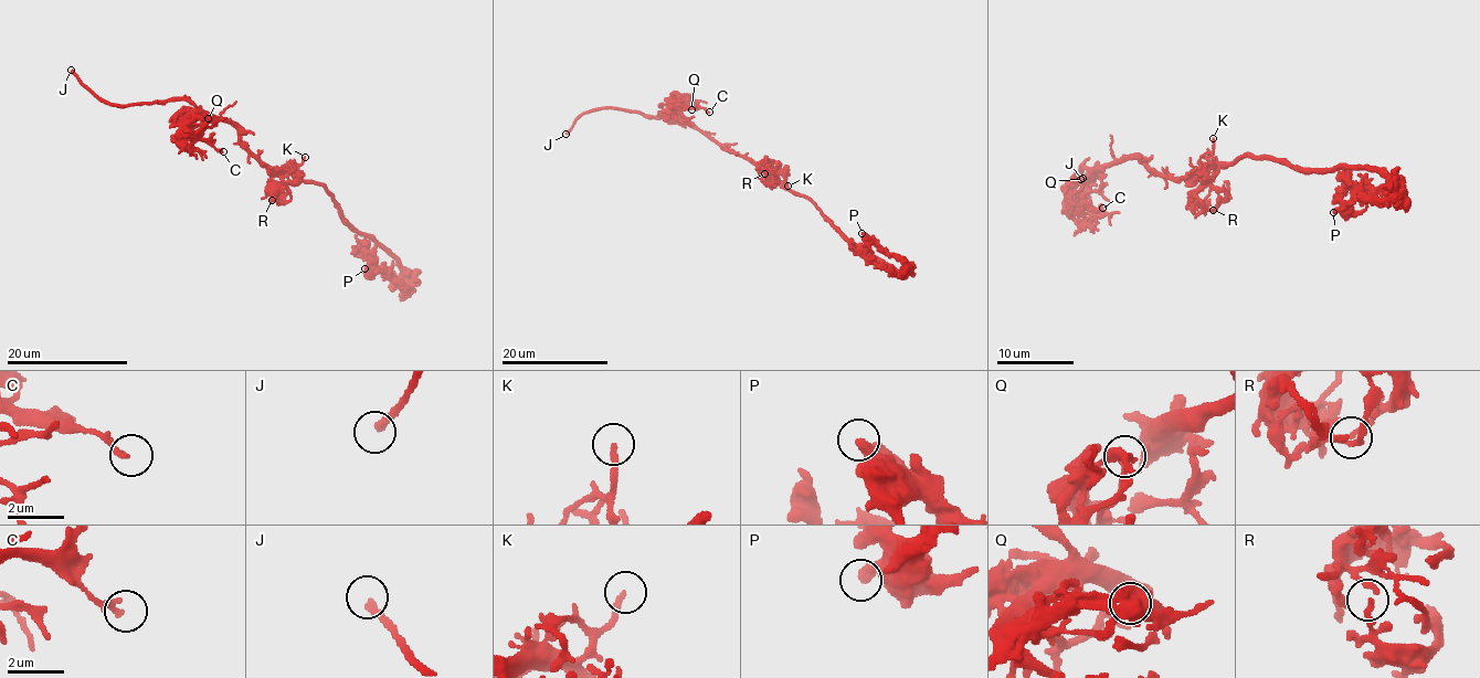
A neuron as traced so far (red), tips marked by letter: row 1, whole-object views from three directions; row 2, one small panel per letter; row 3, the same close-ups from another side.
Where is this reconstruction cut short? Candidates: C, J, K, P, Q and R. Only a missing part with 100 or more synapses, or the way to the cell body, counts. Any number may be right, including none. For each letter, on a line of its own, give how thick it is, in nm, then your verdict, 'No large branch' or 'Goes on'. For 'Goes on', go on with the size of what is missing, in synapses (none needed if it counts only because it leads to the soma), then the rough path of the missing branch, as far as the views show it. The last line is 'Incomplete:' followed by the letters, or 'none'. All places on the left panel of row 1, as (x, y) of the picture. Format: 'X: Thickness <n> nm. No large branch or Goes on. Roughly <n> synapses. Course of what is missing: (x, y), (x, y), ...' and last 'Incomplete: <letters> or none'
C: Thickness 220 nm. No large branch
J: Thickness 240 nm. Goes on. Course of what is missing: (71, 70), (40, 31), (36, 13), (30, 8), (21, 43), (11, 45)
K: Thickness 200 nm. No large branch
P: Thickness 340 nm. No large branch
Q: Thickness 170 nm. No large branch
R: Thickness 180 nm. No large branch
Incomplete: J

